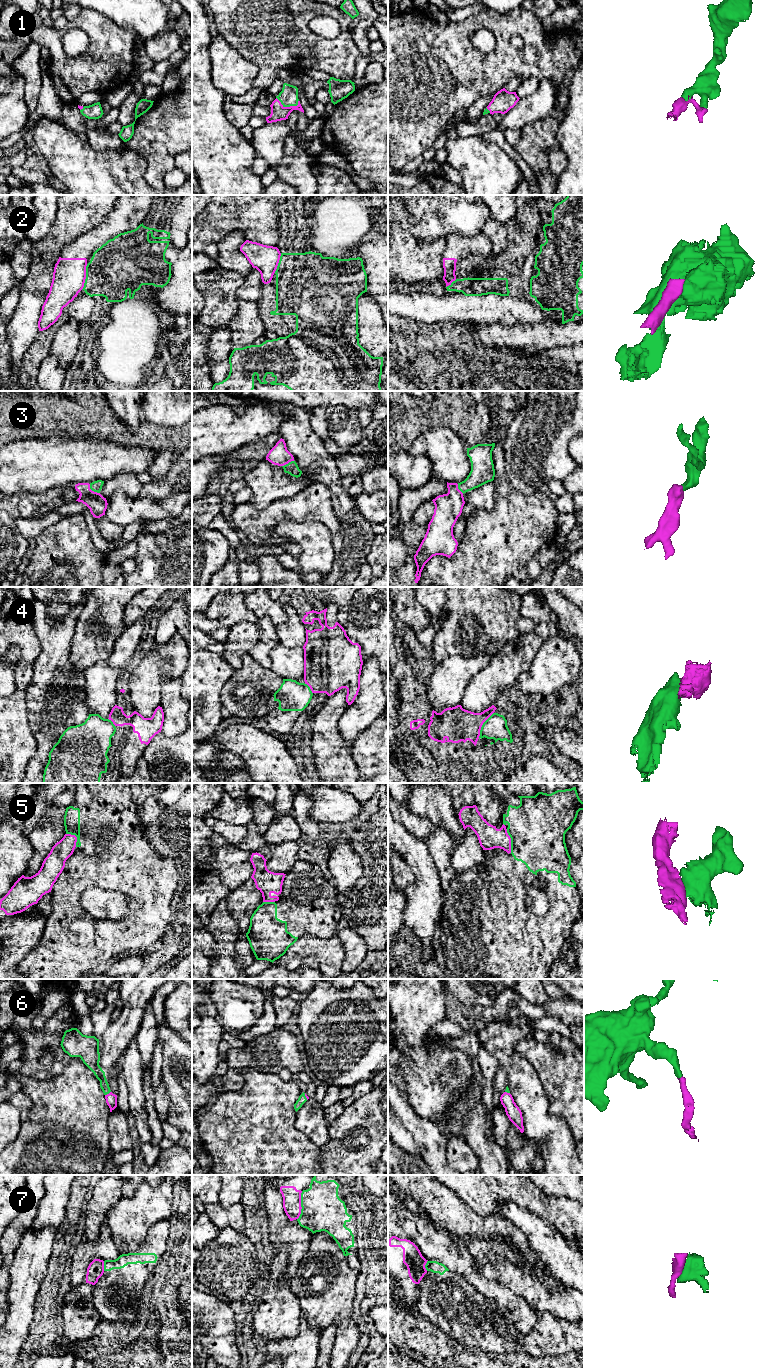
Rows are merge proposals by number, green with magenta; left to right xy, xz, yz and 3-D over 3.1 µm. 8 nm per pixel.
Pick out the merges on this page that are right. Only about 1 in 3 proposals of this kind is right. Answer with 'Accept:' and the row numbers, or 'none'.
Accept: 1, 3, 6

